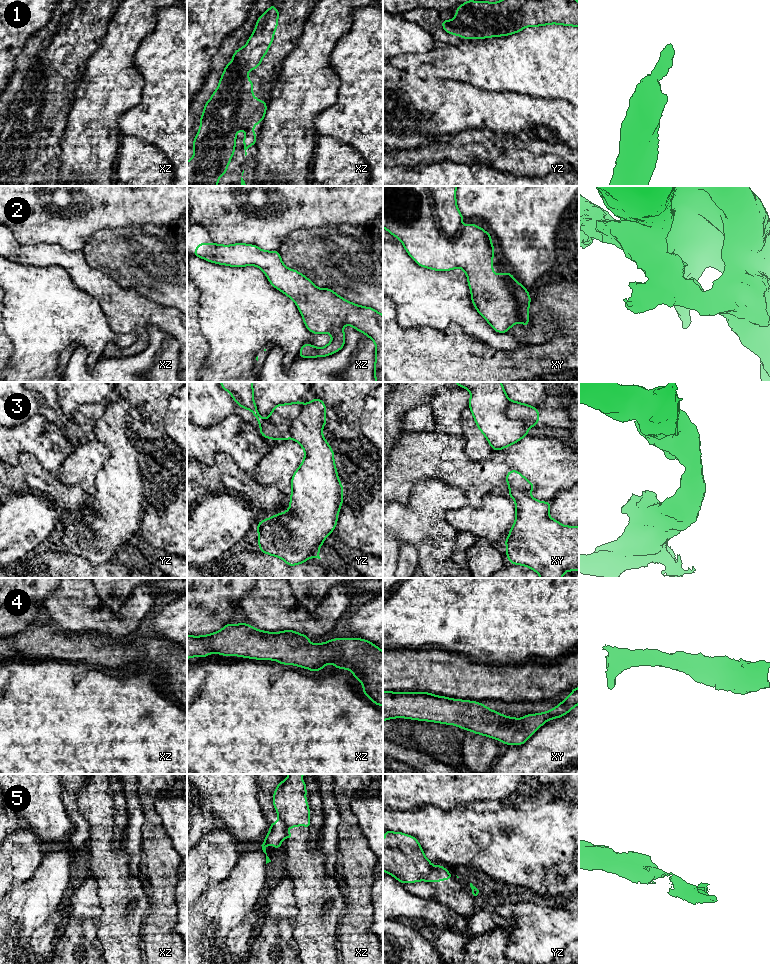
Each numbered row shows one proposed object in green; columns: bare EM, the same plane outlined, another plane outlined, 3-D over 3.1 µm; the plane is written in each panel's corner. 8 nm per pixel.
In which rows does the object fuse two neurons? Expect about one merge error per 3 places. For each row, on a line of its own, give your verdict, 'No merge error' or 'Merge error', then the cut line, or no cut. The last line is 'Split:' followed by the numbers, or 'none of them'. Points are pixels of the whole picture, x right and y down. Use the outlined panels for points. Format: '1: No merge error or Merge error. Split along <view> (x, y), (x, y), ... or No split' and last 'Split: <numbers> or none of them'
1: No merge error. No split
2: No merge error. No split
3: Merge error. Split along xy (510, 402), (506, 415), (509, 418), (521, 420), (528, 427)
4: No merge error. No split
5: Merge error. Split along yz (432, 866), (427, 880)
Split: 3, 5

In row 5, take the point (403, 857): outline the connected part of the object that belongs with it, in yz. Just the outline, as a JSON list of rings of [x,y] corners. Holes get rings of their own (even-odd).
[[[384,831],[383,871],[404,883],[428,881],[432,867],[418,840],[401,832]]]

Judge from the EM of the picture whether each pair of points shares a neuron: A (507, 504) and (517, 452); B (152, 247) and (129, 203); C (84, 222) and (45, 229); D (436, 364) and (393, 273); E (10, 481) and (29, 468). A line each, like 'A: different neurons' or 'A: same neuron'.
A: different neurons
B: different neurons
C: same neuron
D: different neurons
E: same neuron

